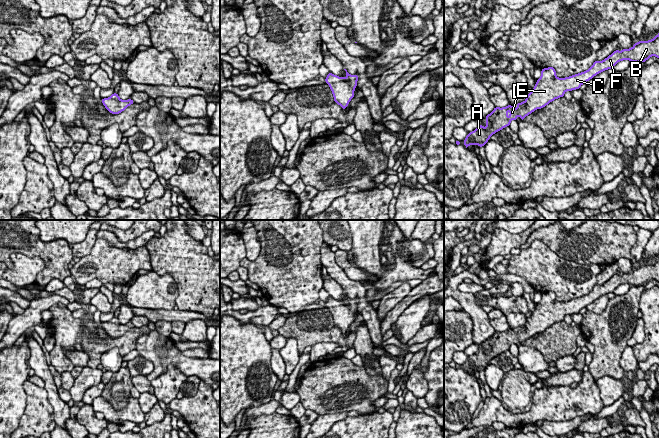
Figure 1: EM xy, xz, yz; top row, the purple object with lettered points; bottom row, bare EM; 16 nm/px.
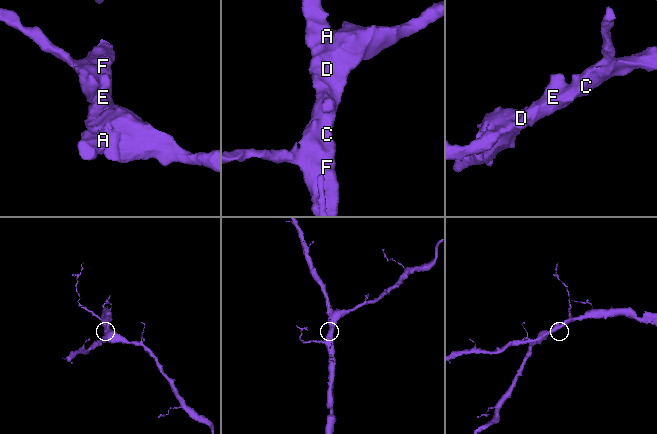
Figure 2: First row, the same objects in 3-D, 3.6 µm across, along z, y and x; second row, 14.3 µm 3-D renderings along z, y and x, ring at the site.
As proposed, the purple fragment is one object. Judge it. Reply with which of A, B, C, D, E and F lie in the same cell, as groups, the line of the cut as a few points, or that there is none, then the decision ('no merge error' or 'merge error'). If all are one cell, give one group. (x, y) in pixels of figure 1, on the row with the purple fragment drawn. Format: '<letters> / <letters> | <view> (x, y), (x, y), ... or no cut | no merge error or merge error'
A B C D E F | no cut | no merge error

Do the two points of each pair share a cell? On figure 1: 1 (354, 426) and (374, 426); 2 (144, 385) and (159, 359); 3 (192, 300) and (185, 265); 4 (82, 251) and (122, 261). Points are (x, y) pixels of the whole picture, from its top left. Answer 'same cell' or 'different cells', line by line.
1: same cell
2: different cells
3: same cell
4: different cells

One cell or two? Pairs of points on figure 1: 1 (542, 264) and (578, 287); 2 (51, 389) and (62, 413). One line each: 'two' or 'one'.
1: one
2: one

